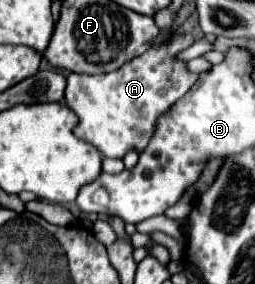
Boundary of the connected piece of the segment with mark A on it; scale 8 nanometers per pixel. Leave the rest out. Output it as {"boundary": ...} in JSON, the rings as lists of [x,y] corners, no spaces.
{"boundary":[[[173,33],[159,47],[131,59],[131,63],[125,63],[117,71],[103,75],[71,73],[67,77],[63,101],[79,119],[73,129],[75,137],[93,143],[105,157],[123,159],[133,147],[143,151],[155,131],[155,119],[163,115],[163,111],[169,111],[169,107],[181,99],[197,79],[197,75],[187,73],[183,61],[175,59],[175,55],[191,43],[191,35]]]}

